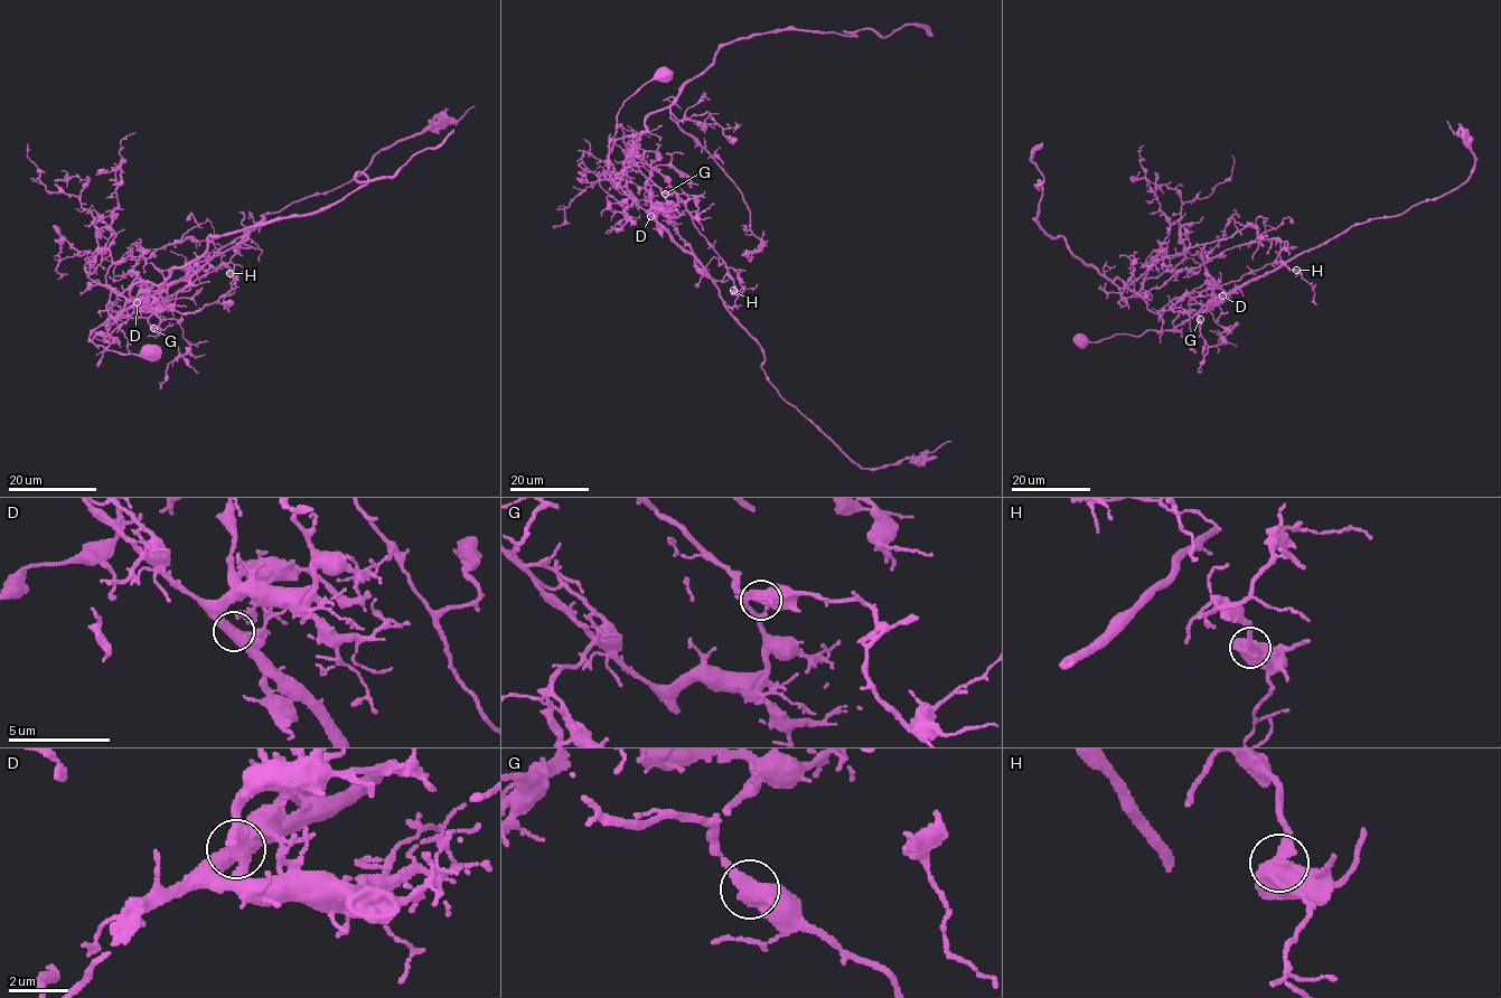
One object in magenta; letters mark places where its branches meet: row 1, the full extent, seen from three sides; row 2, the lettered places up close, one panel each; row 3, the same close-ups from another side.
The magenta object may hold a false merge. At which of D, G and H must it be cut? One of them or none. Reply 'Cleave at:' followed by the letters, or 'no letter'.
Cleave at: D

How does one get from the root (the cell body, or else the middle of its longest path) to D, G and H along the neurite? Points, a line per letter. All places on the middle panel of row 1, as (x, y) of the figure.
D: (664, 74), (657, 73), (624, 104), (608, 152), (608, 170), (613, 180), (650, 216)
G: (664, 74), (641, 85), (620, 109), (608, 170), (634, 200), (624, 168), (631, 157), (665, 194)
H: (664, 74), (620, 109), (608, 170), (634, 200), (625, 160), (658, 171), (723, 261), (733, 290)

